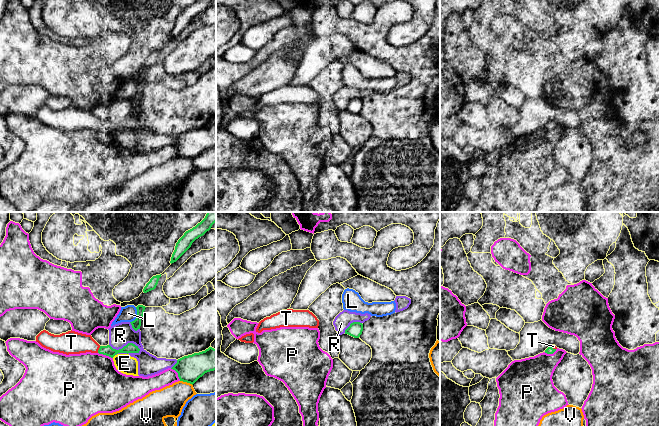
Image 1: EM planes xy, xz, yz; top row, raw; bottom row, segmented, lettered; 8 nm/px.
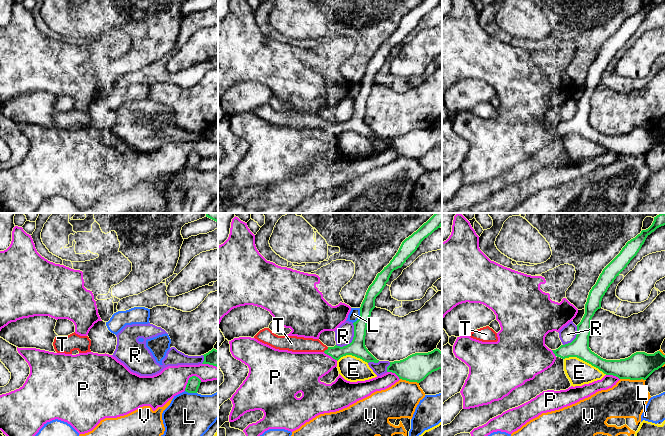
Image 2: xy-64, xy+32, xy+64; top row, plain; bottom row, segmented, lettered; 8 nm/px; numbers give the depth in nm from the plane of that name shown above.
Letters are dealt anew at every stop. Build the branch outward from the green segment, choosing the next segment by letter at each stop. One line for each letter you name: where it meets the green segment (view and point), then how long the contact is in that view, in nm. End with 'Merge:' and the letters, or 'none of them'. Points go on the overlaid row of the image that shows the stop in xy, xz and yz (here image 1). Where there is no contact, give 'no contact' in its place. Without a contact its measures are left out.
T: xy (99, 349) | 60 nm
Merge: T

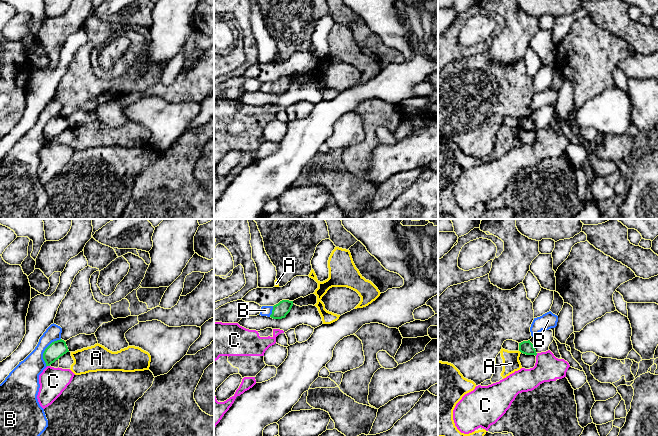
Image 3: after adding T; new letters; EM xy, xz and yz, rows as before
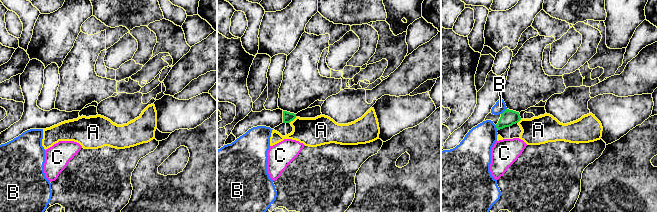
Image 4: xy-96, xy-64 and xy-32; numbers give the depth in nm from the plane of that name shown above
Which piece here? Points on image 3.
Merge: none of them

